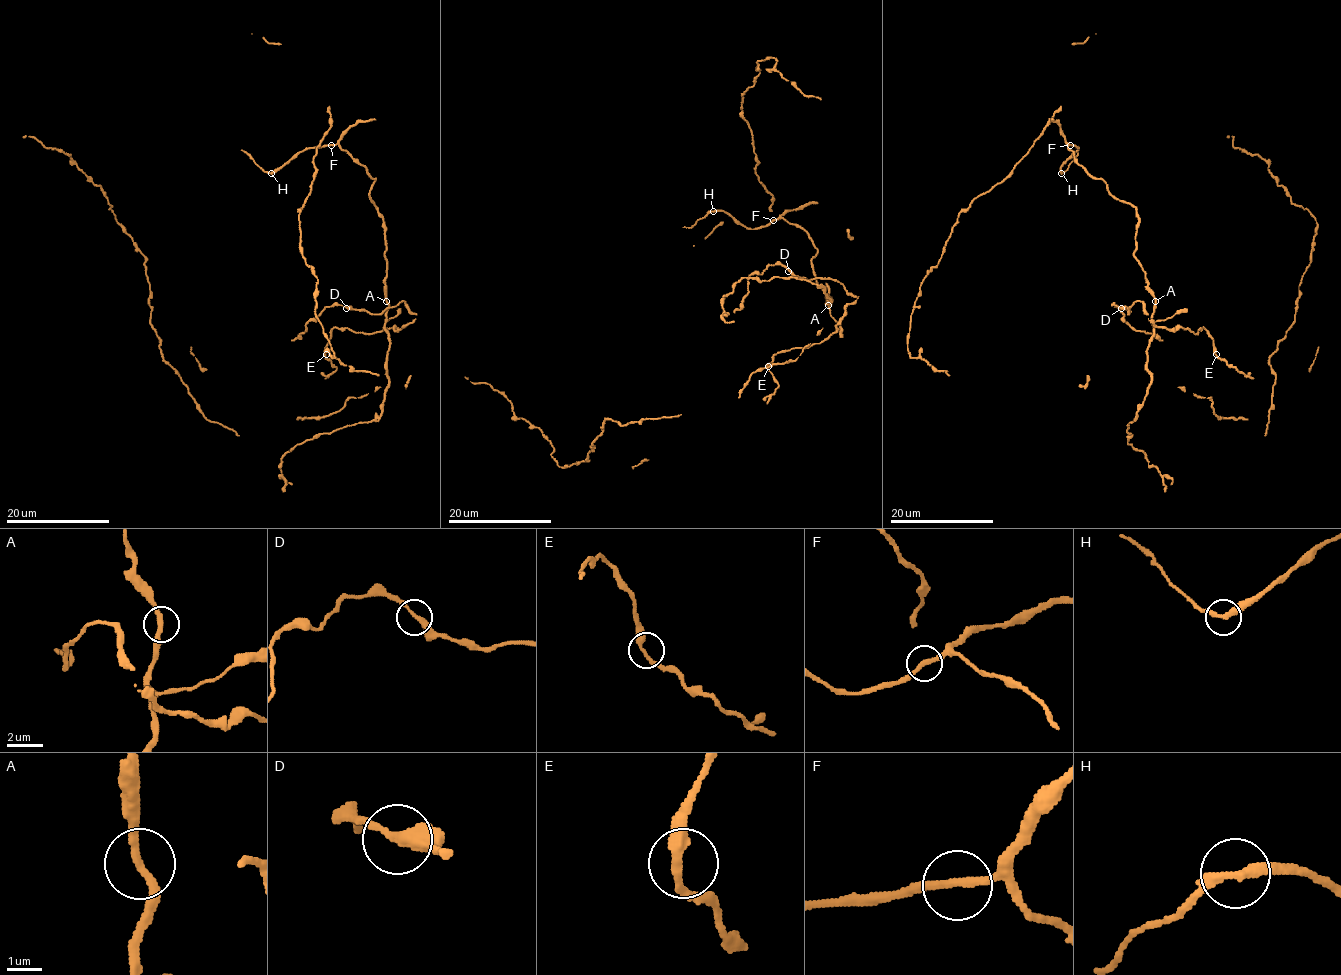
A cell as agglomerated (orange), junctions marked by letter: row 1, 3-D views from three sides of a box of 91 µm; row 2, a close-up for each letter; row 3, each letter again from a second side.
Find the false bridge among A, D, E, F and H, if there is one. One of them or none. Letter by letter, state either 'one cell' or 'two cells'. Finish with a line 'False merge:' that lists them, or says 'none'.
A: one cell
D: one cell
E: one cell
F: one cell
H: two cells
False merge: H

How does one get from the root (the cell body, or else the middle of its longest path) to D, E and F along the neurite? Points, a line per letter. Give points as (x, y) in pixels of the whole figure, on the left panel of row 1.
D: (363, 332), (399, 330), (415, 321), (415, 314), (405, 301), (379, 314), (346, 308)
E: (363, 332), (332, 328), (326, 354)
F: (363, 332), (394, 326), (393, 318), (386, 321), (385, 226), (370, 195), (375, 179), (337, 144), (331, 145)

